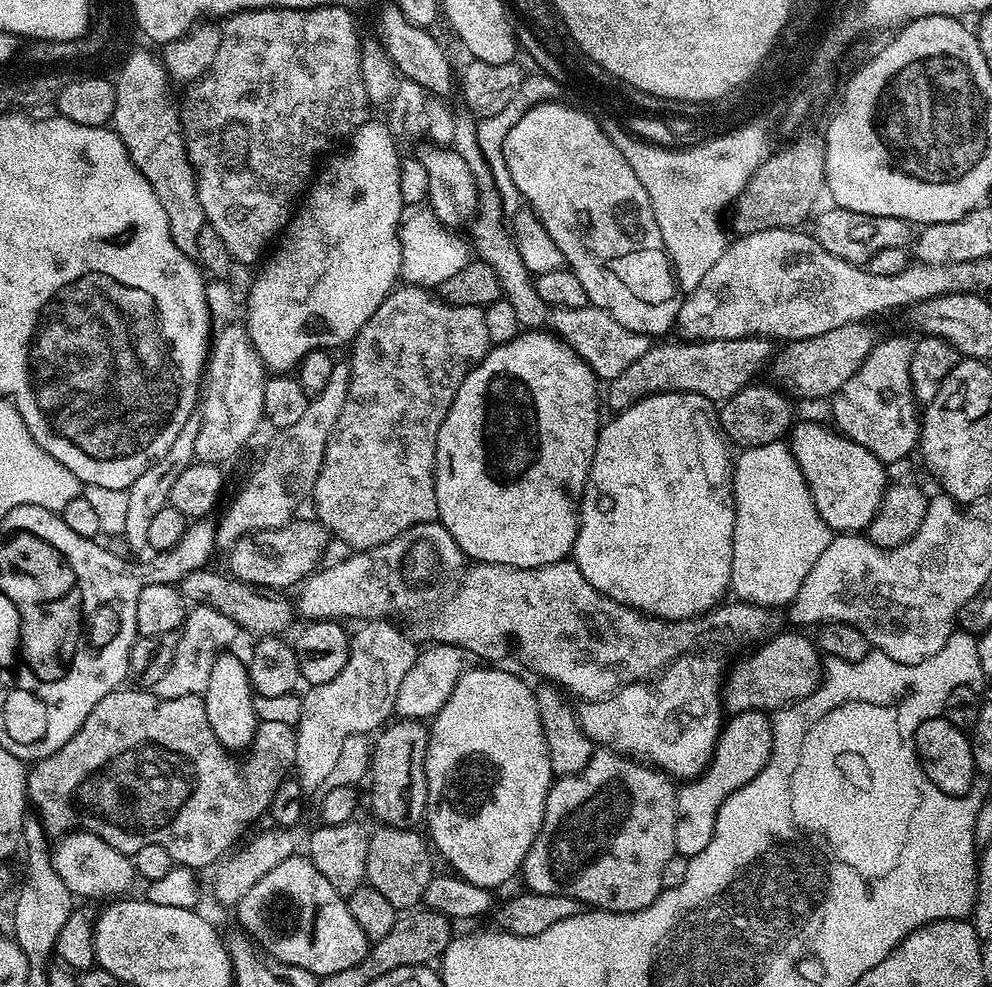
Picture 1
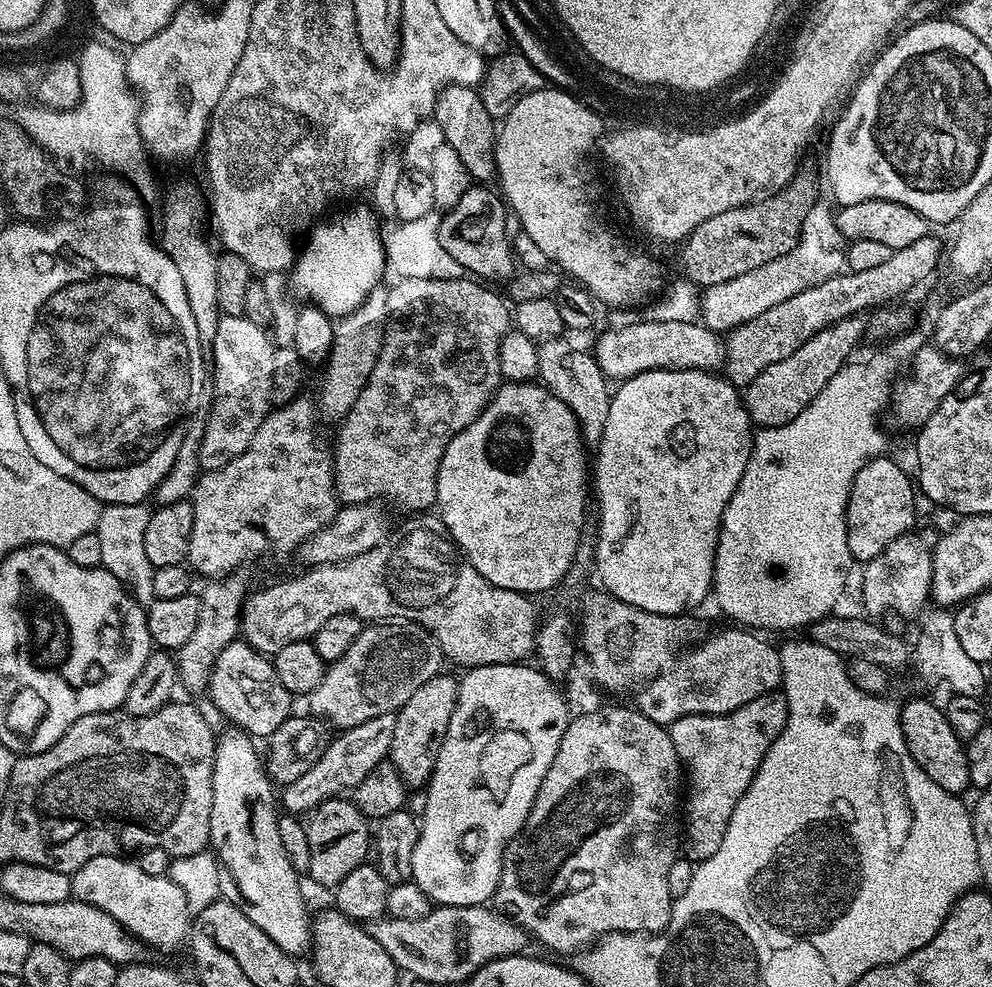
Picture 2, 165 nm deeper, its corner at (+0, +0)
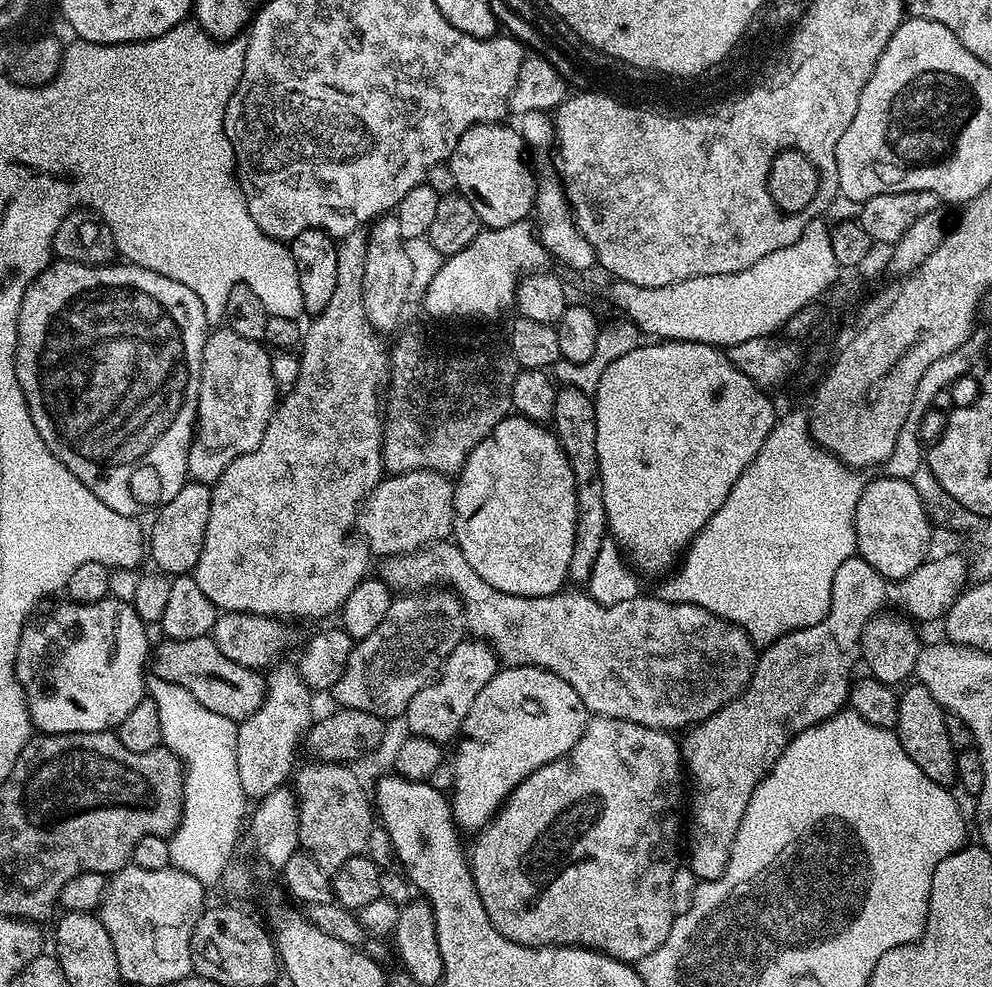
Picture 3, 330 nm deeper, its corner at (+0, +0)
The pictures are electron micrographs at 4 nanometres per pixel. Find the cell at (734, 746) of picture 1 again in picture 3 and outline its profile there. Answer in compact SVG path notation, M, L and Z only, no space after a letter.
M858 554L846 558L846 562L842 562L842 566L838 566L834 573L830 610L826 618L822 618L822 622L814 626L786 634L767 645L757 655L756 669L751 682L744 687L744 693L710 714L710 718L695 725L687 733L689 736L680 744L680 754L687 779L688 776L692 779L692 788L696 793L692 796L692 821L689 824L687 821L686 824L686 866L695 874L697 881L717 880L726 870L742 814L746 814L746 806L750 806L754 790L771 772L786 746L790 746L790 742L798 734L802 734L810 726L821 724L847 705L848 689L854 676L852 671L856 668L856 660L858 664L862 656L860 639L866 622L885 611L884 603L901 608L896 610L916 622L939 621L959 598L970 580L969 561L960 556L935 556L925 560L918 566L918 570L899 582L888 581Z

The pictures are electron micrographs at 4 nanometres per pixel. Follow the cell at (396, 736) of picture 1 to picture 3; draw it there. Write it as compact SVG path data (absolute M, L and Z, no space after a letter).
M475 638L461 640L454 650L450 650L432 683L410 698L410 706L402 717L403 723L408 723L407 731L413 736L430 738L441 746L447 745L447 740L455 741L461 735L466 714L470 714L470 706L474 706L474 698L478 698L480 691L492 681L497 671L496 652L487 642Z

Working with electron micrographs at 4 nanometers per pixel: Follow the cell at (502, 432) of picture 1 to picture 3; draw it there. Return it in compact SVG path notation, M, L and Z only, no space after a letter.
M510 414L466 458L463 468L460 469L454 480L456 493L454 494L454 510L456 522L454 525L454 540L459 544L466 562L474 566L474 570L494 590L502 590L506 594L515 596L553 596L565 587L568 580L568 567L570 566L570 554L574 554L574 530L576 529L576 483L574 482L574 470L570 470L570 462L558 442L555 431L549 430L545 425L535 424L524 416Z

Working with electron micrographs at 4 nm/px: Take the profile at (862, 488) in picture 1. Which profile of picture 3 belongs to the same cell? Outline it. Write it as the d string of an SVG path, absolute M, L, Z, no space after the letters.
M884 474L881 480L869 479L864 485L856 507L856 552L878 574L890 582L899 582L929 559L928 543L933 525L929 523L922 500L911 479Z

